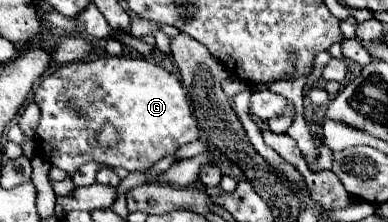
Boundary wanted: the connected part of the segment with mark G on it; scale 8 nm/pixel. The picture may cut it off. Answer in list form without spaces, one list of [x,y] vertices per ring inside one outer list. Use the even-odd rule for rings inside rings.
[[[103,57],[87,63],[61,65],[41,81],[33,101],[41,109],[35,131],[37,151],[49,165],[63,169],[67,175],[73,175],[89,161],[113,169],[123,167],[127,171],[141,171],[155,165],[159,159],[173,155],[181,145],[199,139],[197,119],[193,117],[181,81],[145,59]],[[69,79],[73,79],[77,87],[65,89]],[[106,122],[121,127],[121,145],[113,151],[93,149],[93,144],[99,144],[95,131]]]

